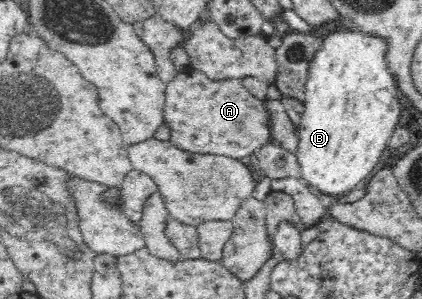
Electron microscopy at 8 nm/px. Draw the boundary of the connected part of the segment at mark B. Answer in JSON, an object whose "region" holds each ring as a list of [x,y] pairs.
{"region":[[[339,25],[322,38],[309,68],[309,78],[305,85],[303,118],[297,126],[298,150],[295,153],[301,170],[301,177],[315,193],[340,198],[354,190],[372,170],[394,134],[396,123],[400,120],[398,86],[395,76],[388,69],[387,44],[379,36],[371,36],[356,29],[346,29]]]}

